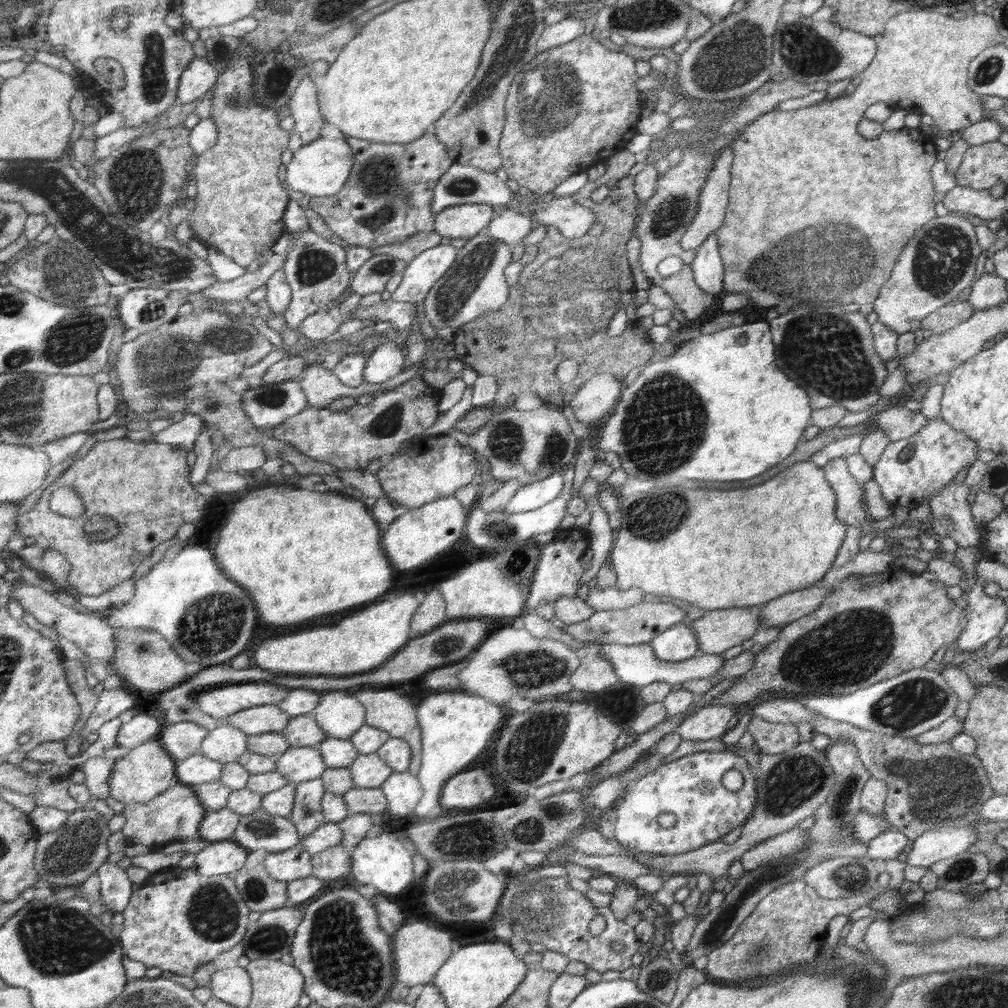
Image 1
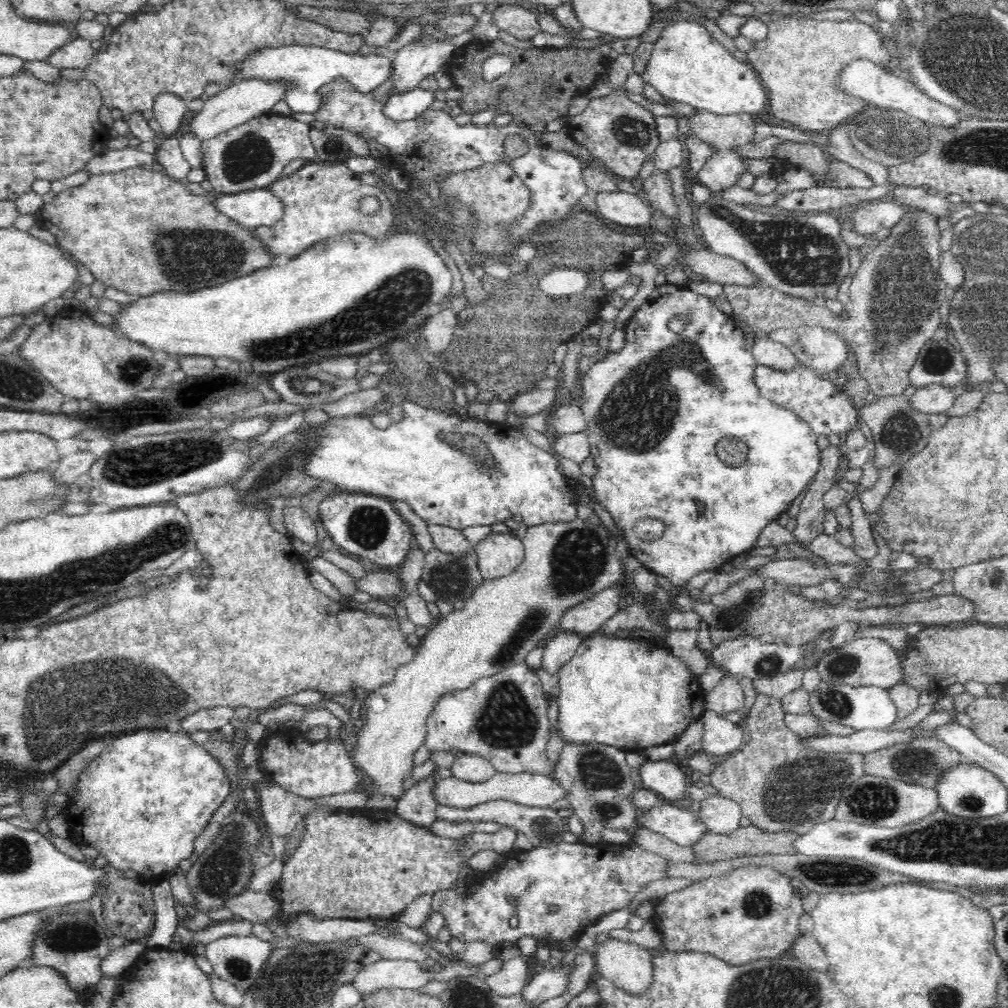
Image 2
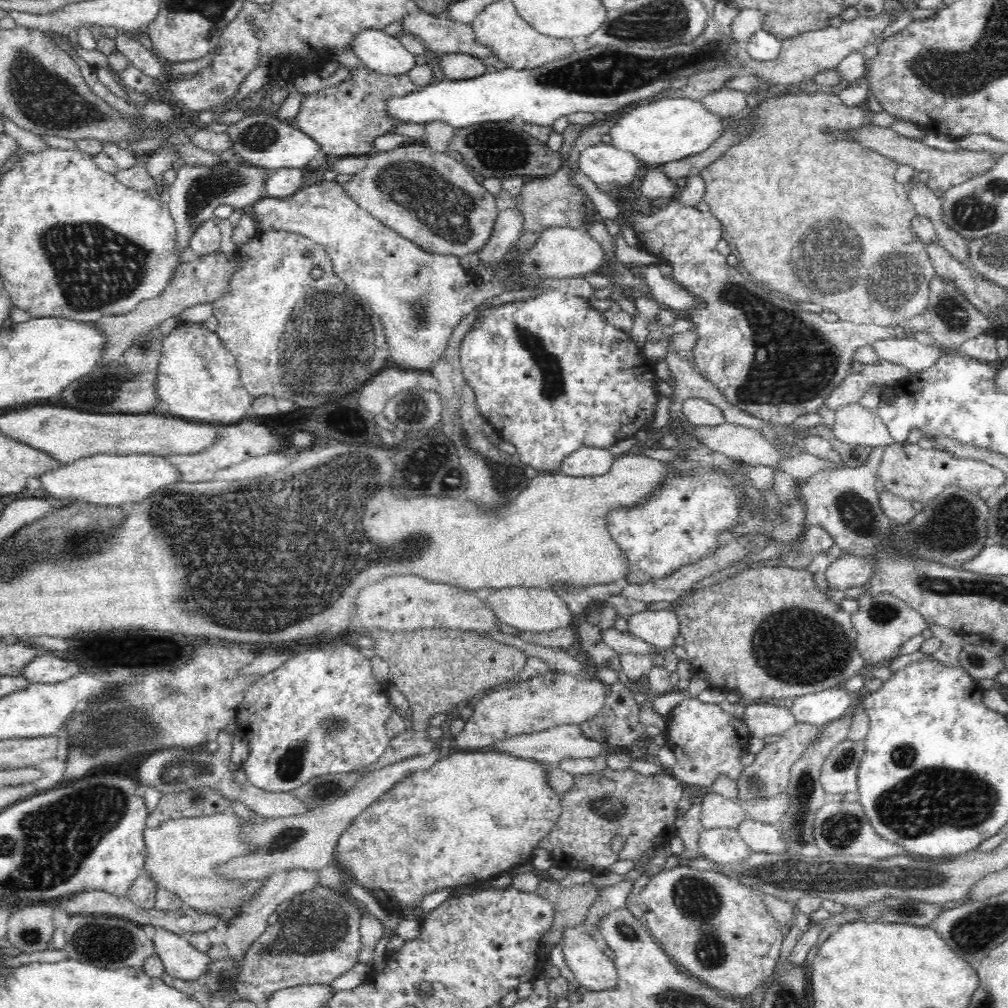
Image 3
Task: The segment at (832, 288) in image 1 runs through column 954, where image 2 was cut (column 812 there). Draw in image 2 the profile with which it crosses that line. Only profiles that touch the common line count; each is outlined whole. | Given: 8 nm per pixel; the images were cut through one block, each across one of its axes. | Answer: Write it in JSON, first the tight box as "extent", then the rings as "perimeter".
{"extent":[747,15,891,132],"perimeter":[[[790,15],[771,23],[768,25],[768,29],[767,38],[756,41],[751,52],[747,53],[747,62],[756,74],[760,74],[760,81],[768,89],[767,100],[770,102],[770,114],[784,118],[784,122],[790,122],[792,128],[813,128],[819,132],[827,132],[847,122],[852,114],[869,107],[868,101],[864,98],[854,96],[845,91],[845,88],[841,88],[843,78],[839,77],[854,60],[867,60],[867,62],[875,64],[875,67],[888,69],[888,61],[891,56],[884,48],[884,38],[877,31],[876,26],[869,26],[858,19],[816,21],[808,16]]]}

